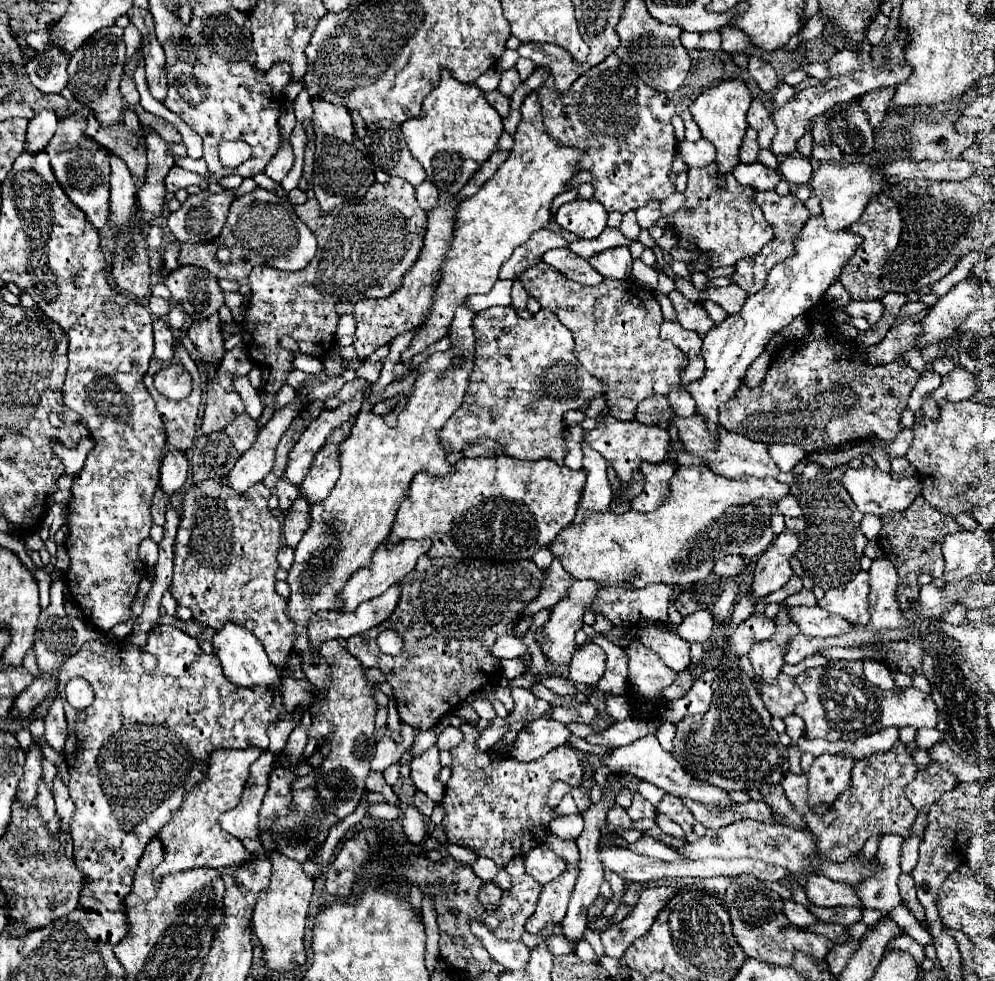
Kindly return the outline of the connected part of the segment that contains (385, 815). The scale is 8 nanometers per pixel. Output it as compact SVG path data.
M380 802L380 804L370 804L368 806L368 810L366 810L366 814L370 816L370 818L380 818L380 820L392 820L392 818L396 818L398 814L400 814L400 808L396 808L396 806L390 806L390 804L386 804L386 802Z

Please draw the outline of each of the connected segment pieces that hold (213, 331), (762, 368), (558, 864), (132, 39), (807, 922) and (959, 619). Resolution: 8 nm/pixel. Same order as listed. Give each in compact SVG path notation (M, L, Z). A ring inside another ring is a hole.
M212 314L210 318L198 320L198 322L194 322L190 326L188 336L198 346L200 360L204 360L206 356L212 356L214 352L224 352L224 348L222 348L224 340L222 340L222 336L218 332L218 324L220 324L218 314Z
M762 352L752 364L750 364L750 368L748 368L748 372L746 372L746 378L744 378L744 382L746 384L750 384L750 386L758 386L758 384L762 384L762 380L764 380L764 374L766 374L766 370L768 370L768 366L770 366L770 362L772 362L772 356L770 356L770 352Z
M544 844L534 846L528 854L526 854L526 872L538 880L542 880L542 884L558 878L562 872L566 870L564 860L560 860L552 850L548 850Z
M128 24L124 28L124 40L126 40L126 62L128 62L130 56L140 48L142 44L142 38L140 38L140 32L134 24Z
M784 902L784 908L786 908L786 918L794 924L794 926L798 926L798 928L808 928L808 926L812 926L812 924L816 924L818 922L818 918L814 918L814 916L810 916L810 912L808 912L808 908L804 908L802 904L798 904L798 902Z
M956 604L956 608L950 608L950 612L942 614L942 620L948 624L962 624L966 620L966 610L968 610L968 606Z

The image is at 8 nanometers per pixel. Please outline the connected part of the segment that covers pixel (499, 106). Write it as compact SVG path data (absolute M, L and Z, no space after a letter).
M492 90L492 92L488 92L488 94L486 94L486 100L498 110L498 114L500 114L502 118L508 116L508 102L510 102L510 98L504 96L500 90Z

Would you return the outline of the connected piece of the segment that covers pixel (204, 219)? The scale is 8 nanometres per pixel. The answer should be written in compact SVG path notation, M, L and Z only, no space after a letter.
M232 192L222 194L190 194L186 202L168 216L170 232L182 242L202 242L208 244L218 238L224 222L226 208L234 200Z

